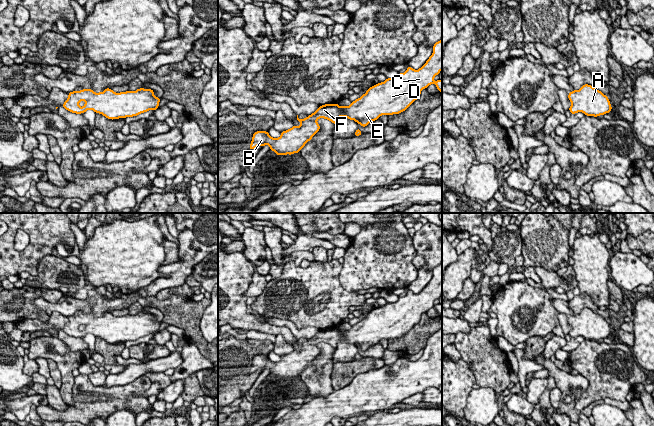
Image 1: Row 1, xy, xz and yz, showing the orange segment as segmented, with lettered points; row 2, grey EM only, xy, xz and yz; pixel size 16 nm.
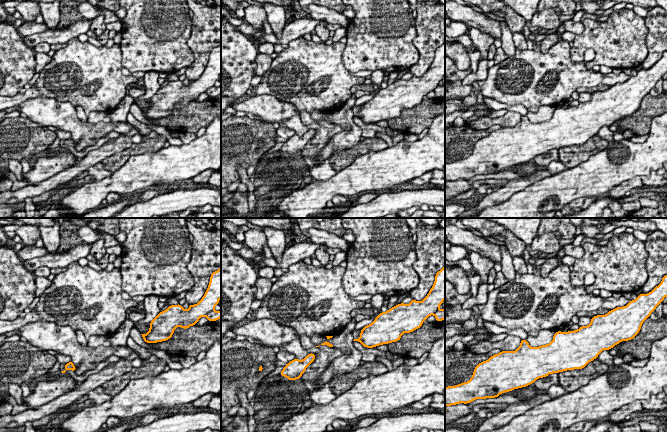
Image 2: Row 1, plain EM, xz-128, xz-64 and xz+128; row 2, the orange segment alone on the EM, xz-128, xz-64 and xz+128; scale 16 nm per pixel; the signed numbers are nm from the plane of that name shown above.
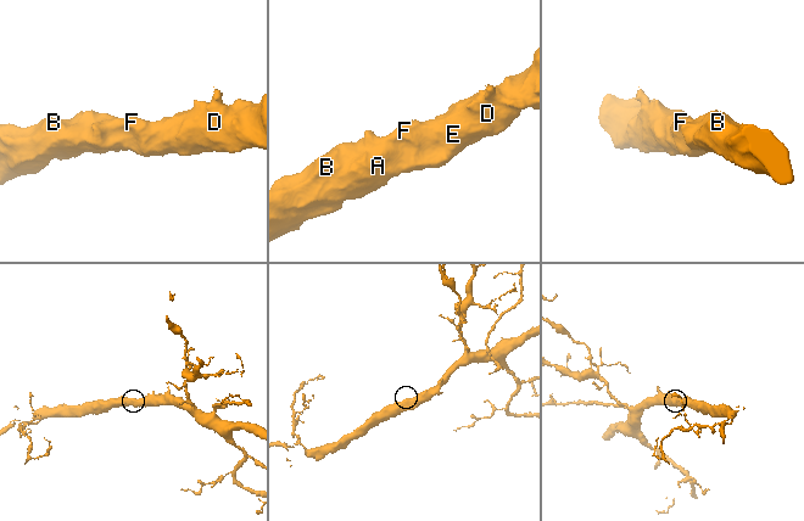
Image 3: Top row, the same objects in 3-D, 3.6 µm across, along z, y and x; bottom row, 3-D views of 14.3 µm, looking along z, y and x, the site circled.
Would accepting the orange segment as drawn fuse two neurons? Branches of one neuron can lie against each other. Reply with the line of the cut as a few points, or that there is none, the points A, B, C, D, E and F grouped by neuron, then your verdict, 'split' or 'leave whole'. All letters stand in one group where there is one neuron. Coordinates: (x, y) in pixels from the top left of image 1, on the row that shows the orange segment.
no cut | A B C D E F | leave whole

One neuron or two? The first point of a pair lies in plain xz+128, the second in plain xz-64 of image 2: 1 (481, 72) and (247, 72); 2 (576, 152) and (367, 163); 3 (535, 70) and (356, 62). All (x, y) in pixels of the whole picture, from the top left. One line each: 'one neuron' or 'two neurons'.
1: two neurons
2: two neurons
3: two neurons

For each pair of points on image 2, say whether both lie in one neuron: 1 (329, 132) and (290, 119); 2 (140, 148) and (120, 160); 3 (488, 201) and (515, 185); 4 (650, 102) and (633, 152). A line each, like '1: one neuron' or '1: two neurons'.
1: one neuron
2: one neuron
3: one neuron
4: two neurons

